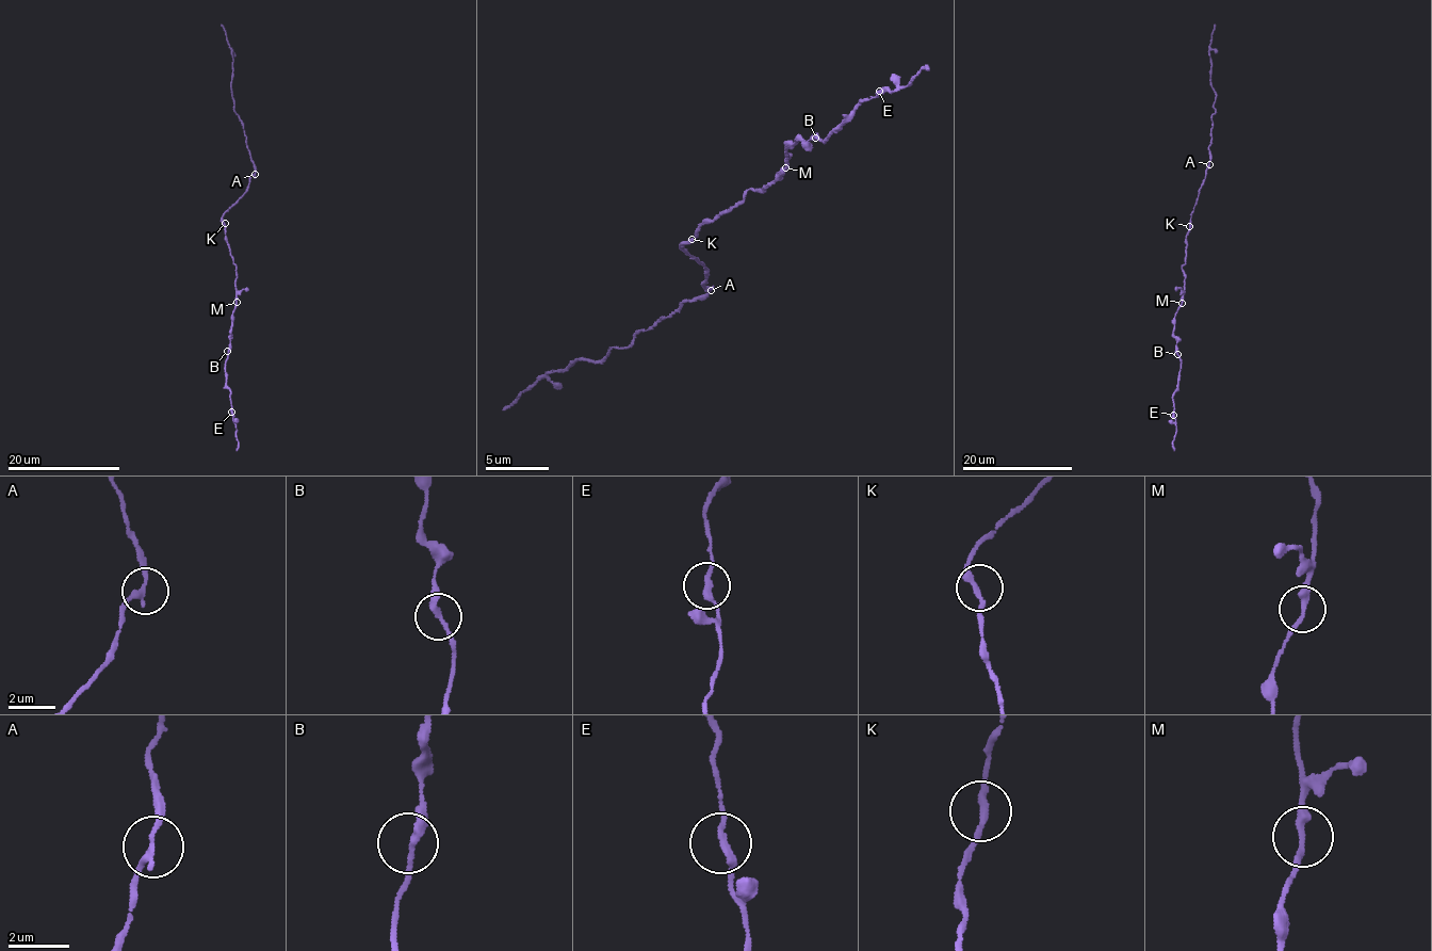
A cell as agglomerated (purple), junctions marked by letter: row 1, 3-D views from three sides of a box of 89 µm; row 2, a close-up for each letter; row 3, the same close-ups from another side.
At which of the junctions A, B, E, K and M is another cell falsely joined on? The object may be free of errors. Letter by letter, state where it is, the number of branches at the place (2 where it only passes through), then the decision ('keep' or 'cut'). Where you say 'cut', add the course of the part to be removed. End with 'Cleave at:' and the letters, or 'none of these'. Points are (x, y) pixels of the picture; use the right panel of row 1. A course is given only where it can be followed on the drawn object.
A: place (1209, 164); branches 2; cut; course (1209, 164), (1216, 94), (1211, 86), (1209, 47), (1215, 25)
B: place (1177, 354); branches 2; keep
E: place (1173, 415); branches 2; keep
K: place (1189, 226); branches 2; keep
M: place (1182, 303); branches 2; keep
Cleave at: A

